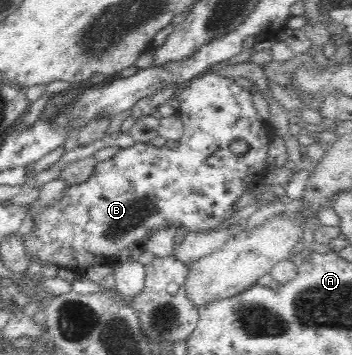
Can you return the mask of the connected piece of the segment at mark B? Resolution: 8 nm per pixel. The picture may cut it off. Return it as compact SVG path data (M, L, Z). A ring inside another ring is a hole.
M207 72L202 76L196 77L193 81L178 91L174 97L179 101L178 114L183 121L183 135L180 137L180 145L177 149L169 149L166 146L154 147L150 143L136 143L132 147L122 148L113 157L108 160L100 161L94 168L94 173L84 182L68 186L61 198L51 206L42 206L42 204L35 203L30 207L28 216L32 220L33 230L30 230L25 236L23 236L23 242L26 248L26 253L29 259L35 257L43 266L44 265L56 265L62 269L82 269L92 265L102 264L111 265L116 264L118 260L118 253L122 249L130 247L136 240L146 237L146 234L151 229L161 229L165 224L181 223L190 232L201 232L208 230L217 230L220 227L220 223L224 223L226 219L234 217L236 215L236 209L234 209L234 203L249 191L250 185L253 187L256 184L263 182L265 174L267 173L270 165L268 163L268 145L271 137L269 136L264 121L259 115L254 104L252 104L252 94L248 89L242 89L240 85L236 85L234 79L227 79L226 77L220 77L214 72ZM236 139L242 139L249 144L249 151L244 156L236 156L230 150L230 145L236 141Z

